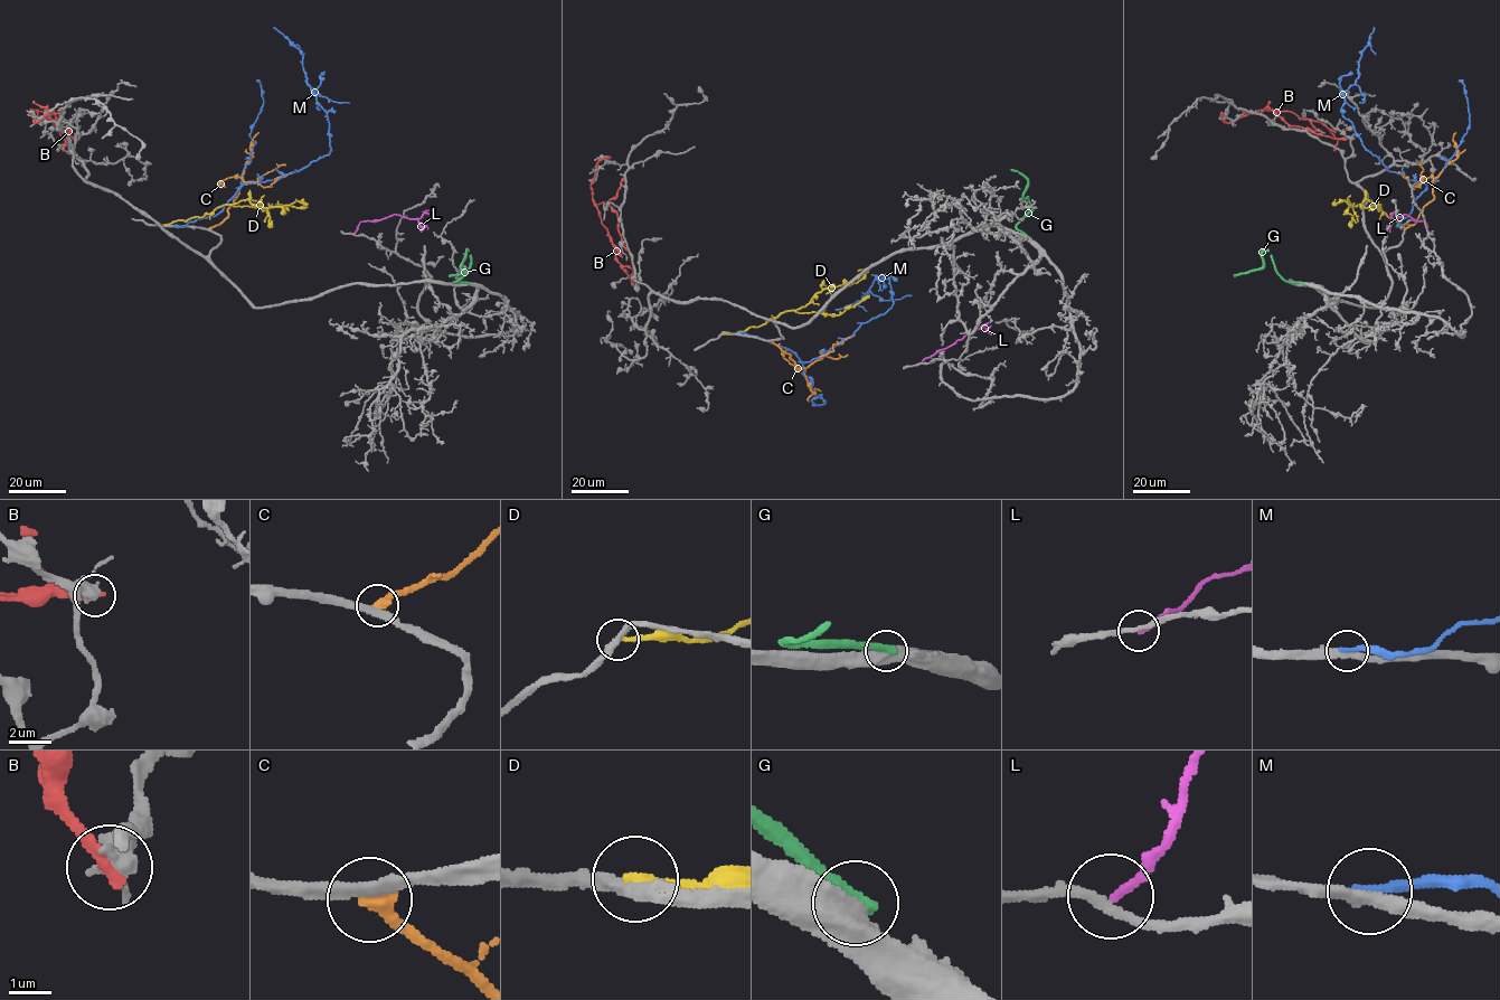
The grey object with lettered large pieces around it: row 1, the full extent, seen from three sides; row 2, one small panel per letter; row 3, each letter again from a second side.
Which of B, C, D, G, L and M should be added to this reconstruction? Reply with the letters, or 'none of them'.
G

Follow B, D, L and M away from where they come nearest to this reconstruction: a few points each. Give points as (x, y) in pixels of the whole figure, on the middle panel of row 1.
B: (635, 289), (618, 261), (615, 247), (592, 196), (591, 185), (596, 163), (610, 157)
D: (722, 333), (760, 327), (781, 313), (805, 307), (826, 289), (856, 283), (865, 270), (858, 271)
L: (915, 366), (981, 327), (991, 335)
M: (736, 333), (769, 340), (809, 361), (889, 309), (893, 303), (889, 280), (875, 280), (868, 294), (836, 309)

